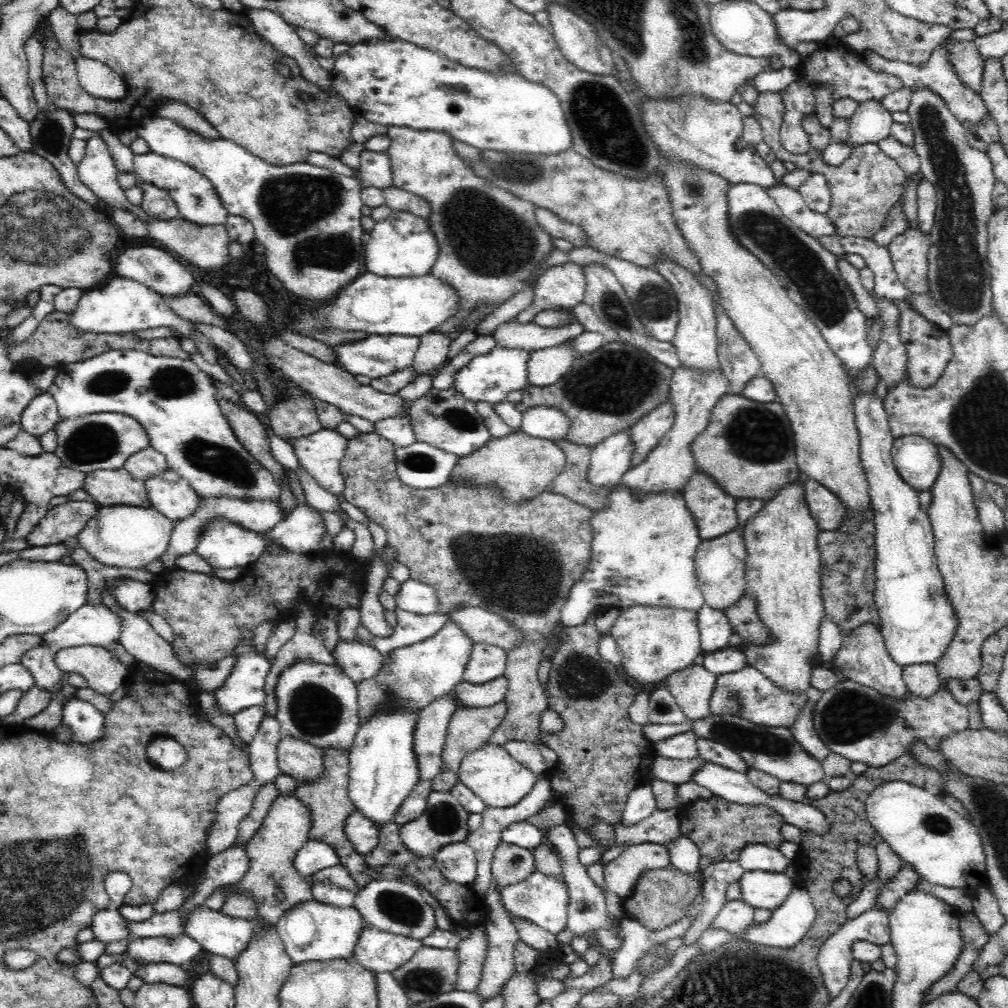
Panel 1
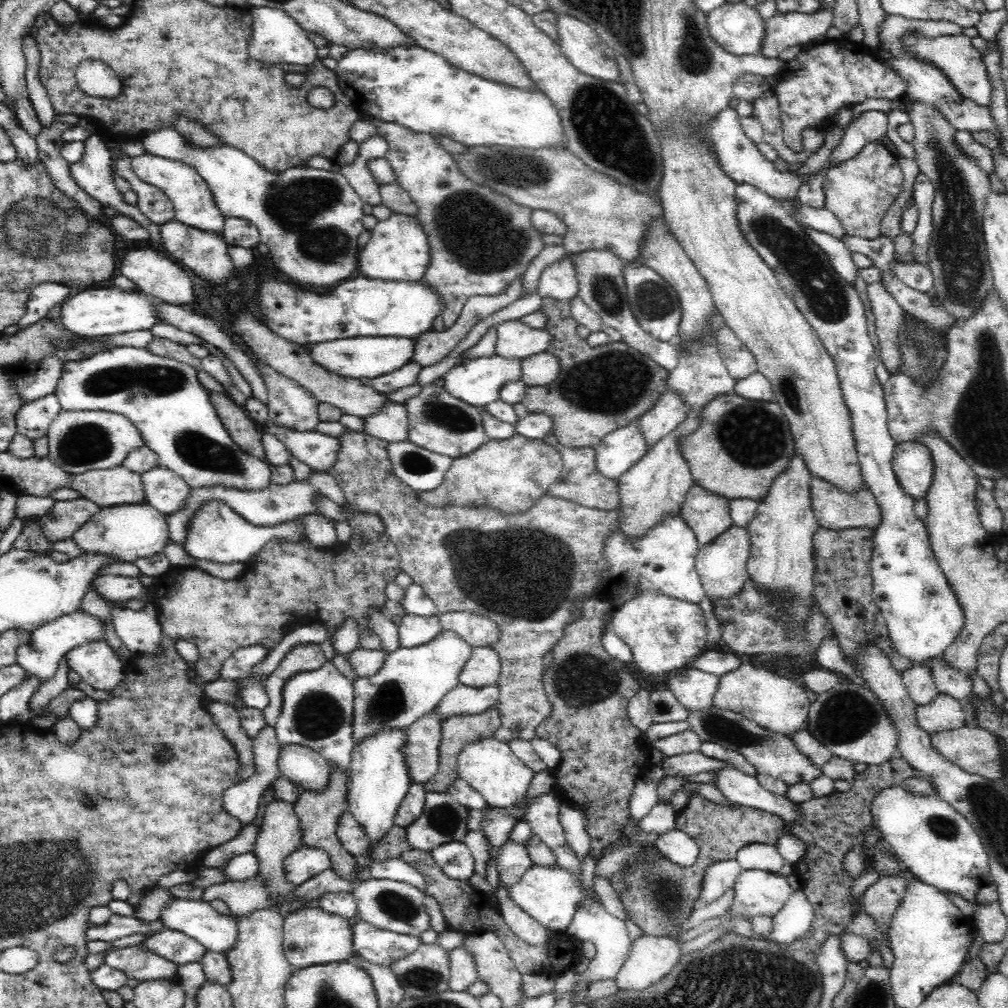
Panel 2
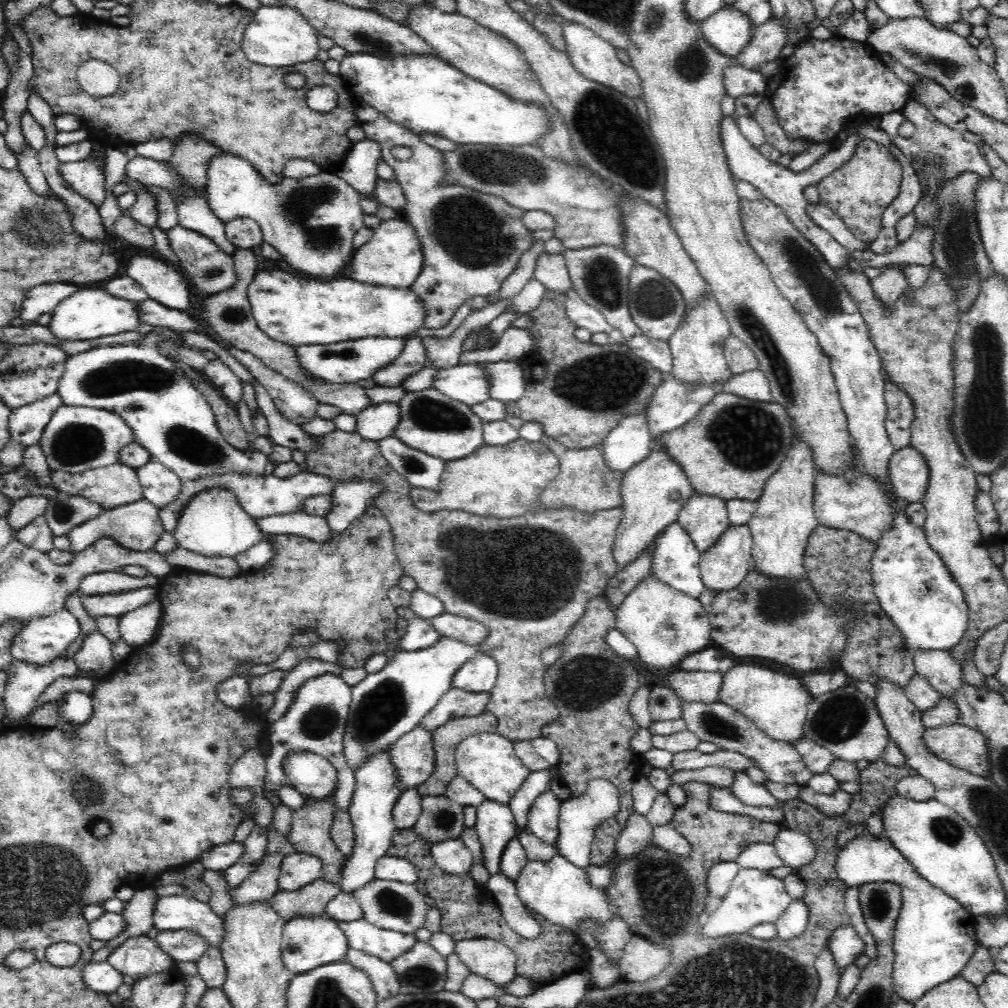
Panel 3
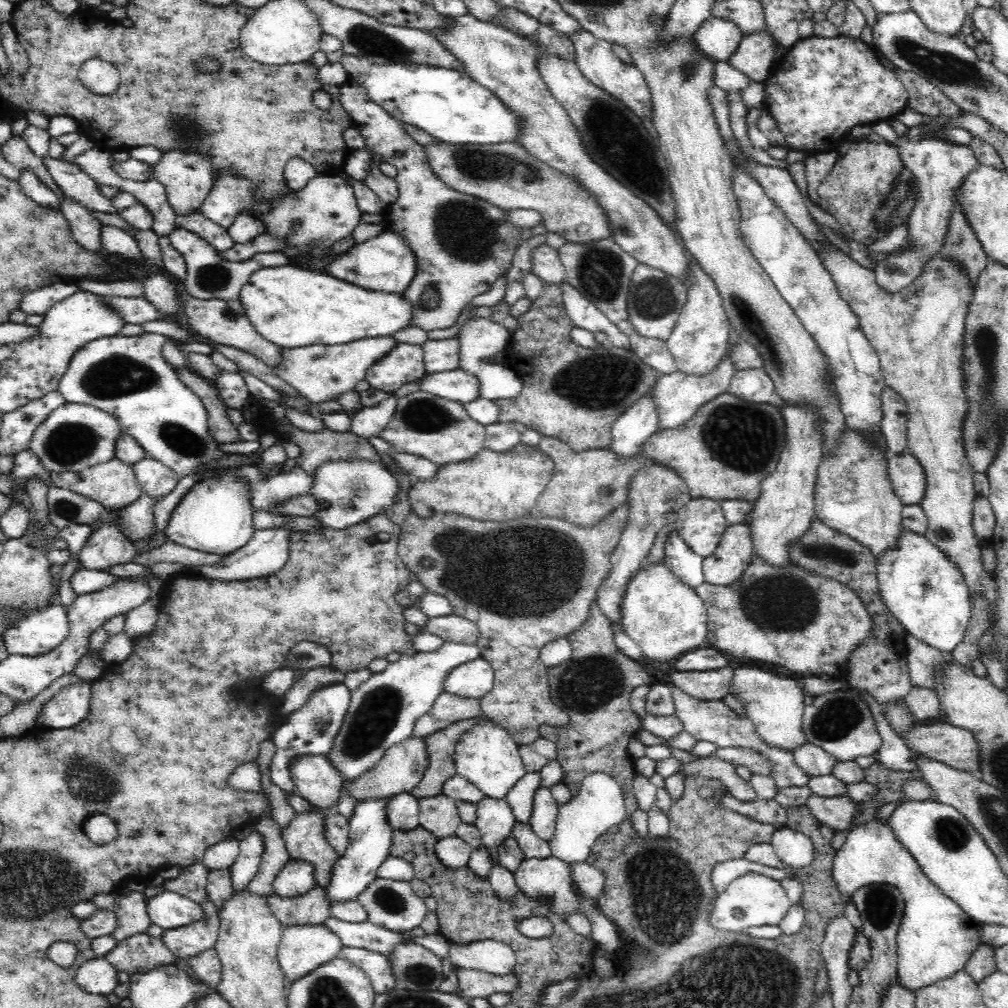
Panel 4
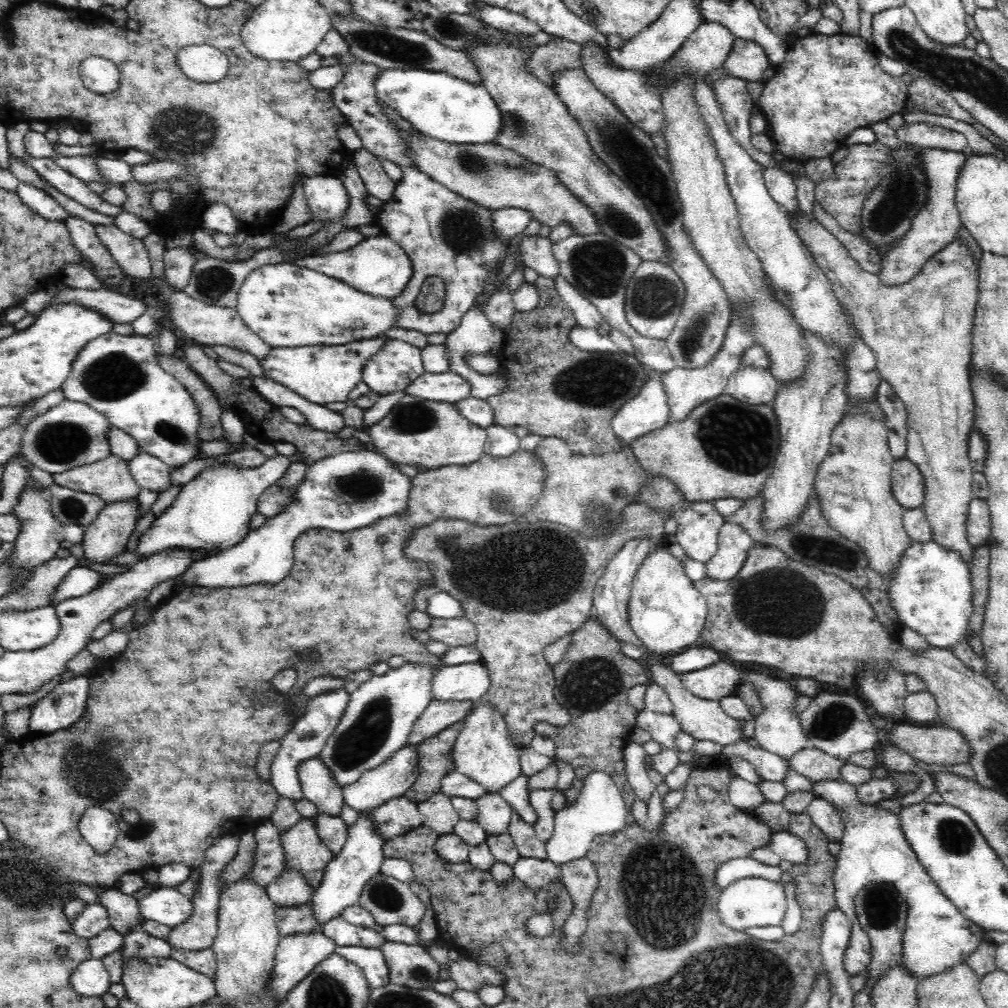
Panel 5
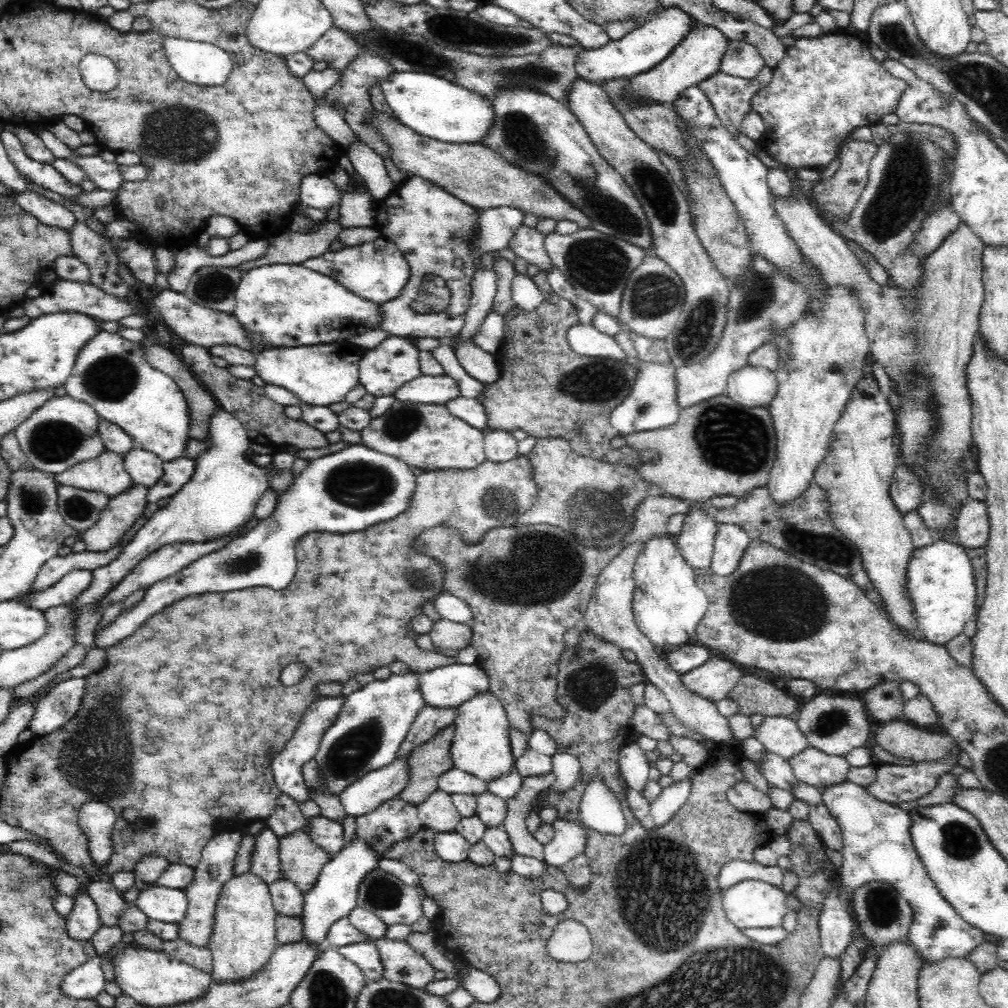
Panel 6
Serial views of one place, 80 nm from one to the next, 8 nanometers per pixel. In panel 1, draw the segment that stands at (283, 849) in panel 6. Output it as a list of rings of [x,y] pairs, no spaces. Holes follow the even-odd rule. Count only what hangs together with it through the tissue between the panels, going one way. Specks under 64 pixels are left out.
[[[337,746],[322,749],[322,765],[324,765],[324,770],[321,776],[318,776],[316,780],[300,784],[296,789],[298,801],[308,805],[310,812],[311,829],[308,838],[329,844],[337,852],[339,864],[350,872],[349,875],[358,885],[363,887],[366,883],[376,879],[376,873],[371,864],[365,863],[364,855],[353,849],[354,845],[345,833],[346,820],[355,811],[354,803],[350,801],[349,796],[348,750],[337,748]]]

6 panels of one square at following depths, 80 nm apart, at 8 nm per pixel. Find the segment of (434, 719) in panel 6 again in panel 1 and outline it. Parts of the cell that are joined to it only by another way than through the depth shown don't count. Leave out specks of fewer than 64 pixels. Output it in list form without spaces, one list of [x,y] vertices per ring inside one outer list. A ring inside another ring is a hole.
[[[506,676],[486,682],[485,684],[473,684],[463,681],[454,689],[454,697],[458,699],[460,707],[490,707],[506,696],[508,692],[508,680]]]

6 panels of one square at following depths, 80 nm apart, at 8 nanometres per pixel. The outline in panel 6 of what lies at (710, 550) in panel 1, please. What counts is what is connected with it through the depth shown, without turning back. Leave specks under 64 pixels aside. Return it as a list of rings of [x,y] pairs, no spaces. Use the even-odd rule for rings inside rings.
[[[719,524],[708,571],[718,576],[730,576],[738,568],[750,541],[750,535],[738,525]]]

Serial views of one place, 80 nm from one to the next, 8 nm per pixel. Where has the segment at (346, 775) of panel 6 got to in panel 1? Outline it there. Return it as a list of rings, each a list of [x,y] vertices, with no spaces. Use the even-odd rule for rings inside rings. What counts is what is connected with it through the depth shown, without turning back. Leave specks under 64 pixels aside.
[[[449,617],[438,632],[412,646],[396,648],[392,660],[372,680],[358,686],[358,715],[362,725],[382,708],[405,708],[421,711],[422,708],[450,693],[459,683],[470,660],[473,649],[470,637]]]

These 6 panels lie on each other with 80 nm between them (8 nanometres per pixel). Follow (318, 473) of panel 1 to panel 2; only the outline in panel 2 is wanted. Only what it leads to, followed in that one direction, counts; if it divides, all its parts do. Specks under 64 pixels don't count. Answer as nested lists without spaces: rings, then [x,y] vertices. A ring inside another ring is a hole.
[[[268,423],[267,428],[282,442],[296,460],[309,466],[312,472],[329,474],[327,468],[332,465],[335,461],[336,454],[339,452],[339,438],[318,431],[300,432],[276,427],[276,425],[272,425],[272,423]]]

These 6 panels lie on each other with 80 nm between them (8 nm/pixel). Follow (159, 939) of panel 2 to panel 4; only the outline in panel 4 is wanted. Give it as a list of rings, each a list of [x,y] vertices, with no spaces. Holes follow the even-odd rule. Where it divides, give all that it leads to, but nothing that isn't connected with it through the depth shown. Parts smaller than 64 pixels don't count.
[[[209,900],[201,905],[205,912],[204,917],[185,927],[164,930],[160,938],[176,960],[198,956],[198,953],[216,945],[221,925],[219,912]]]

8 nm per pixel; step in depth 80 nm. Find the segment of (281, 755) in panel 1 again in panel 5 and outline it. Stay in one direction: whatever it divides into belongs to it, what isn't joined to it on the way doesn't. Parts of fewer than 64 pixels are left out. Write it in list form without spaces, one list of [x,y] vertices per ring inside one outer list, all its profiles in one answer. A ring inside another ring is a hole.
[[[319,756],[300,762],[296,777],[304,799],[317,806],[319,814],[326,812],[330,816],[340,815],[345,804],[343,788],[335,782]]]

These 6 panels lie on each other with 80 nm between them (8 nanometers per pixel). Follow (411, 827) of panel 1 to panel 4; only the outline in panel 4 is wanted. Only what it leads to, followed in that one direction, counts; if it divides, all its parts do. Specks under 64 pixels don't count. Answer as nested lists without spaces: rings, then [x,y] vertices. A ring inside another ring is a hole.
[[[444,794],[419,800],[419,826],[437,838],[456,836],[461,816],[454,800]]]

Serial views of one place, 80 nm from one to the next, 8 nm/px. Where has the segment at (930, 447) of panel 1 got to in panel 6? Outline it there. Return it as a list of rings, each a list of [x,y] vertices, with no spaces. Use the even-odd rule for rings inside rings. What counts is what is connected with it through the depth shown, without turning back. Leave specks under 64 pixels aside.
[[[898,463],[892,476],[889,493],[895,507],[904,515],[919,507],[923,500],[923,483],[911,467]]]

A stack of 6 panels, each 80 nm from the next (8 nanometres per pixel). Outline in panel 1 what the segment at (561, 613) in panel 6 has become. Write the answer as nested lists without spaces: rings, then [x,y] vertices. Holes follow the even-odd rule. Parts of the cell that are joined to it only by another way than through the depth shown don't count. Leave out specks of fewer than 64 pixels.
[[[376,432],[374,433],[362,433],[358,438],[353,438],[347,442],[345,455],[341,460],[341,475],[345,480],[345,492],[344,500],[350,502],[354,506],[357,506],[374,524],[378,524],[384,528],[386,532],[386,544],[394,549],[395,558],[400,561],[403,566],[409,568],[409,573],[412,579],[417,580],[431,586],[437,594],[439,605],[438,610],[442,614],[446,614],[448,610],[452,610],[454,606],[466,606],[466,607],[480,607],[487,608],[490,612],[498,614],[501,618],[509,620],[511,624],[515,624],[523,639],[517,647],[510,648],[506,651],[508,656],[508,662],[506,662],[506,672],[503,676],[506,676],[508,680],[508,692],[502,699],[506,703],[507,711],[503,722],[496,728],[493,736],[490,736],[488,744],[500,745],[503,747],[507,742],[518,740],[526,743],[535,743],[539,738],[538,724],[542,712],[546,710],[548,698],[545,690],[540,687],[537,678],[537,671],[539,665],[542,662],[542,648],[546,646],[546,635],[550,635],[550,632],[554,632],[556,624],[561,620],[561,610],[564,607],[566,600],[568,600],[568,592],[570,588],[573,588],[574,582],[584,574],[586,566],[590,561],[590,542],[593,542],[593,528],[590,528],[590,516],[592,516],[592,510],[586,508],[584,505],[578,504],[565,496],[556,494],[550,489],[540,492],[538,496],[534,498],[528,498],[520,504],[513,504],[507,502],[506,498],[501,496],[501,490],[495,484],[478,484],[474,487],[474,484],[455,484],[455,480],[448,478],[444,484],[440,484],[438,488],[434,489],[422,489],[412,488],[402,482],[402,479],[398,476],[396,466],[396,448],[385,437]]]

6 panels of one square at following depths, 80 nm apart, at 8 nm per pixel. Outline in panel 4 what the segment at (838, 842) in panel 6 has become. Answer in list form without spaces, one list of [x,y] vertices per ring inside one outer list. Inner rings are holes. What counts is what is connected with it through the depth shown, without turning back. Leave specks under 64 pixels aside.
[[[810,794],[805,804],[818,822],[829,826],[835,832],[846,830],[855,816],[856,804],[848,794],[833,799]]]

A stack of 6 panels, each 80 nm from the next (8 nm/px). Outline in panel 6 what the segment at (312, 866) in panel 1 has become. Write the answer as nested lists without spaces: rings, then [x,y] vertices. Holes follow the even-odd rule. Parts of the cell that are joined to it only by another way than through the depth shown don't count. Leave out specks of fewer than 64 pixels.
[[[281,877],[267,885],[279,915],[296,916],[302,914],[304,892],[300,891],[291,880]]]

